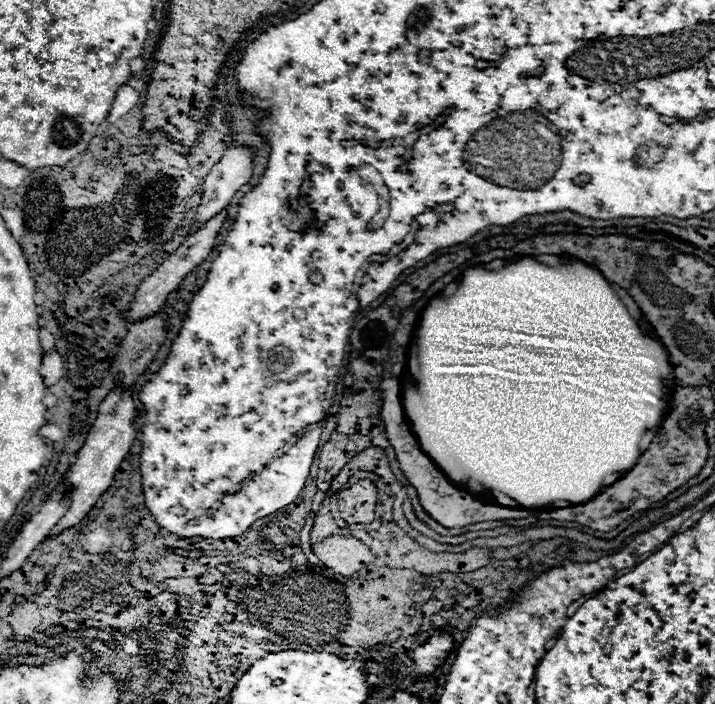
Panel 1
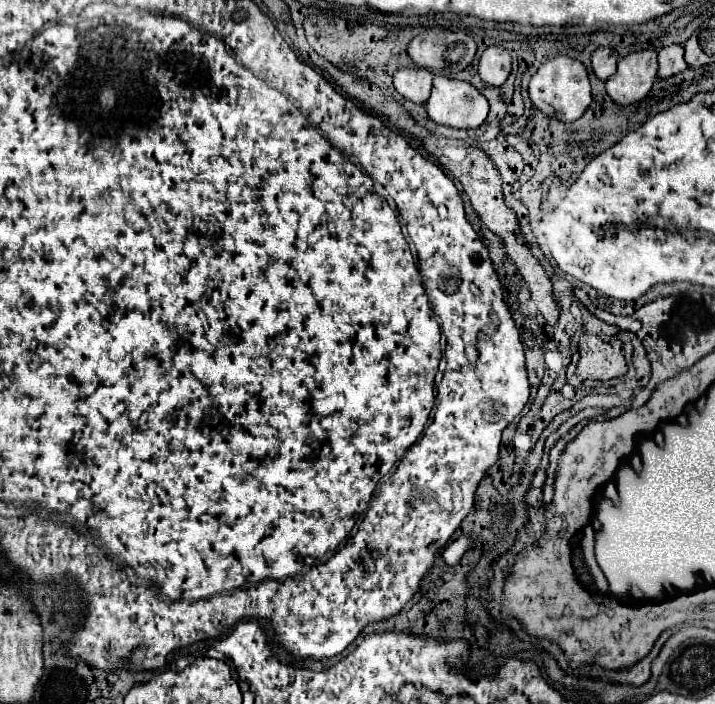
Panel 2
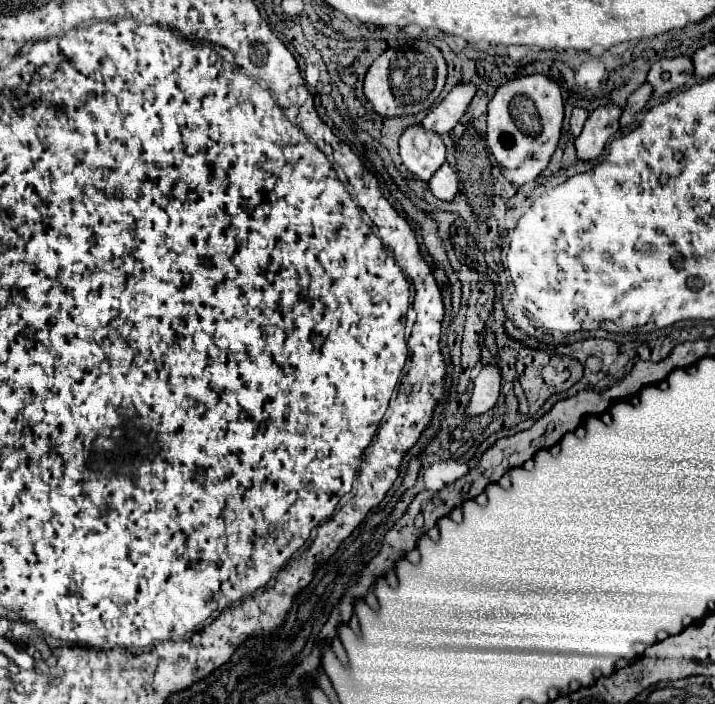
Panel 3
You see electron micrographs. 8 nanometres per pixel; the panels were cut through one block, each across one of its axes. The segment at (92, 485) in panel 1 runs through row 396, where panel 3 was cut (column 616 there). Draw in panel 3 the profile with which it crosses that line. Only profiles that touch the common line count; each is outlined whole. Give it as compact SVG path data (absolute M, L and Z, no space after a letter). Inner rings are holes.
M606 104L596 108L588 116L582 134L576 138L576 150L580 160L594 160L602 154L608 138L614 136L620 128L620 114L622 110L618 106Z

